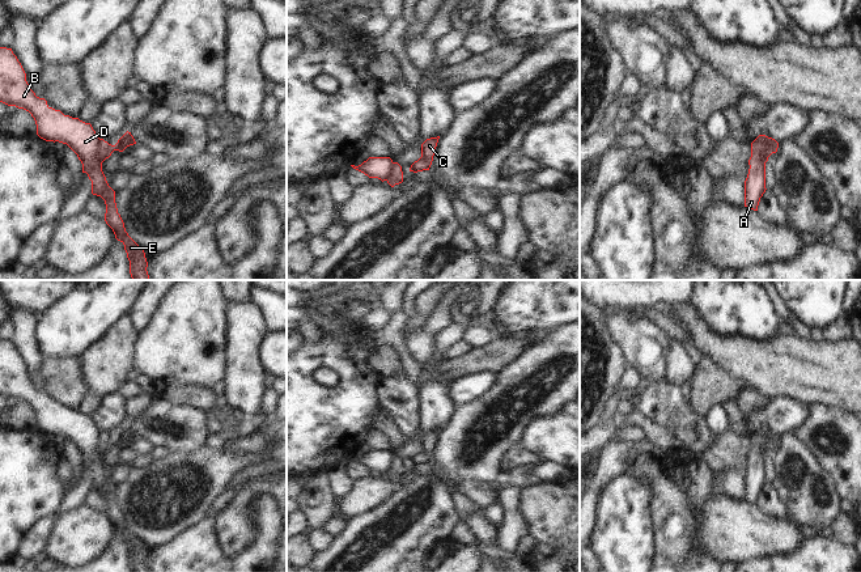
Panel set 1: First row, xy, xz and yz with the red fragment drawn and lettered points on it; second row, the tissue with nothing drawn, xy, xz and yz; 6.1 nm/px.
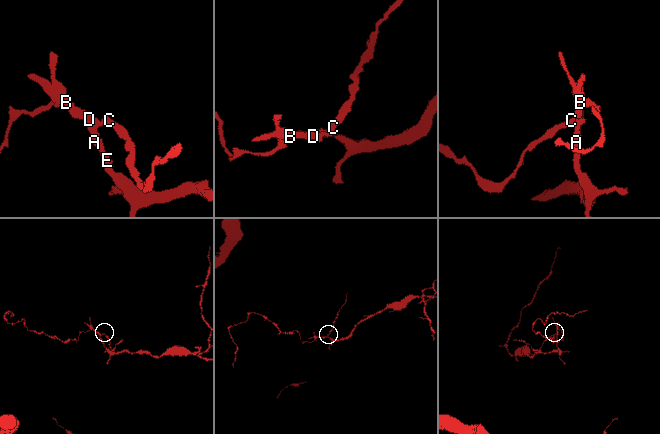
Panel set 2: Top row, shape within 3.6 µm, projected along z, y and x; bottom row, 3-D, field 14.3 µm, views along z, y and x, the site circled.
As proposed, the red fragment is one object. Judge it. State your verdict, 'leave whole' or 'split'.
split

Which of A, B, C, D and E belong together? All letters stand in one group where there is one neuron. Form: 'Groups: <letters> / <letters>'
Groups: A B D E / C

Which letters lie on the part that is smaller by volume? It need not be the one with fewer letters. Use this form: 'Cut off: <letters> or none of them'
Cut off: C

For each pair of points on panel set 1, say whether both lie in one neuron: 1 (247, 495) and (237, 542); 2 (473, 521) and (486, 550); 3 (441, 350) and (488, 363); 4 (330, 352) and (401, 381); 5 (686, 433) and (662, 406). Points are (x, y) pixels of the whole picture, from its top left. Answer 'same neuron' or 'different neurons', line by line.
1: same neuron
2: different neurons
3: different neurons
4: different neurons
5: same neuron

